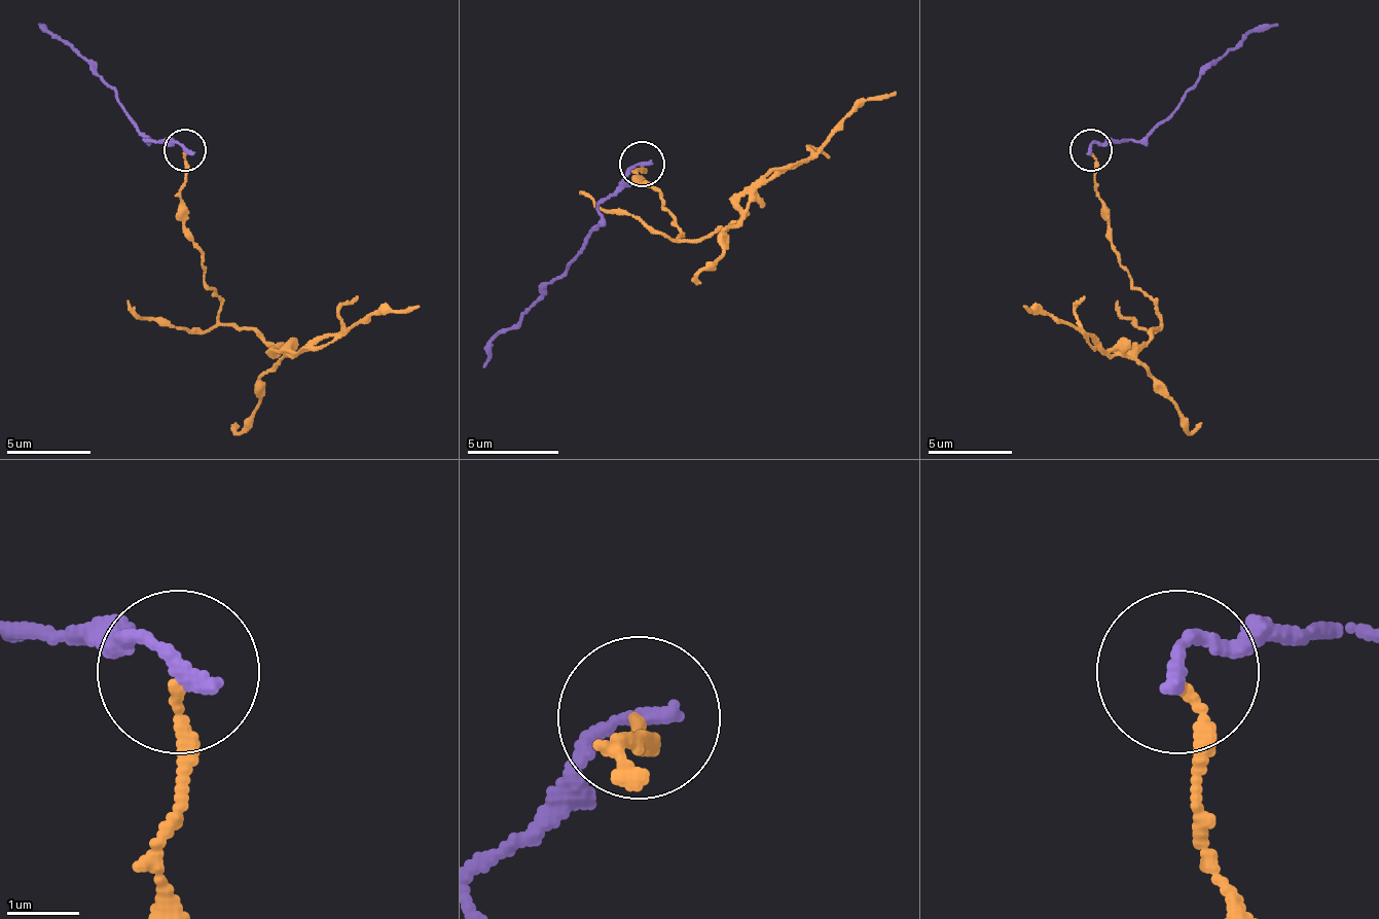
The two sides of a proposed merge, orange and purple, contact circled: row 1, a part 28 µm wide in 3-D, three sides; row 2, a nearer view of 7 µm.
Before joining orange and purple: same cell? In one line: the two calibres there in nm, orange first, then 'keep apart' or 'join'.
160 nm thick on the orange side, 240 nm on the other; keep apart

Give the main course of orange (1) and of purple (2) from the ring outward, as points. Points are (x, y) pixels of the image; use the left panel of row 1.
1: (185, 151), (185, 236), (219, 303), (223, 324), (249, 328), (279, 349), (307, 349), (371, 316), (418, 307)
2: (185, 151), (177, 142), (143, 142), (118, 104), (118, 92), (38, 25)

